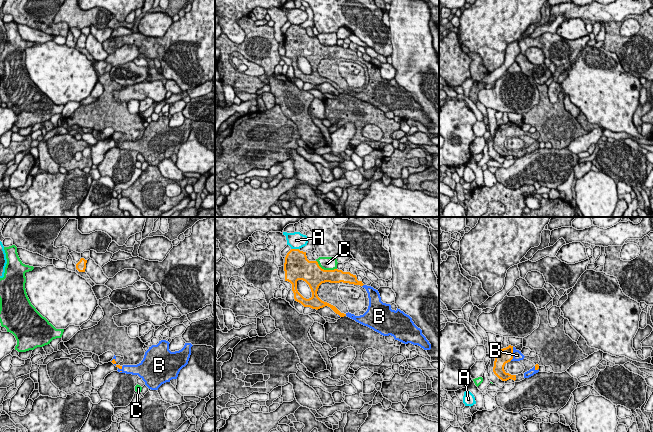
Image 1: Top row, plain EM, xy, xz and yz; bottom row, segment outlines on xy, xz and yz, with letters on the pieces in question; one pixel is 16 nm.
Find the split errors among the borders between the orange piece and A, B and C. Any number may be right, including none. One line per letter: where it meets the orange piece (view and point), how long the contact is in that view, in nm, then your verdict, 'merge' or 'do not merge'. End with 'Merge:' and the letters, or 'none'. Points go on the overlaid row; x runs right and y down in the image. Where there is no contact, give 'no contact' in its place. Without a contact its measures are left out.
A: xz (295, 249) | 130 nm | do not merge
B: yz (512, 354) | 220 nm | merge
C: xz (325, 270) | 360 nm | do not merge
Merge: B

